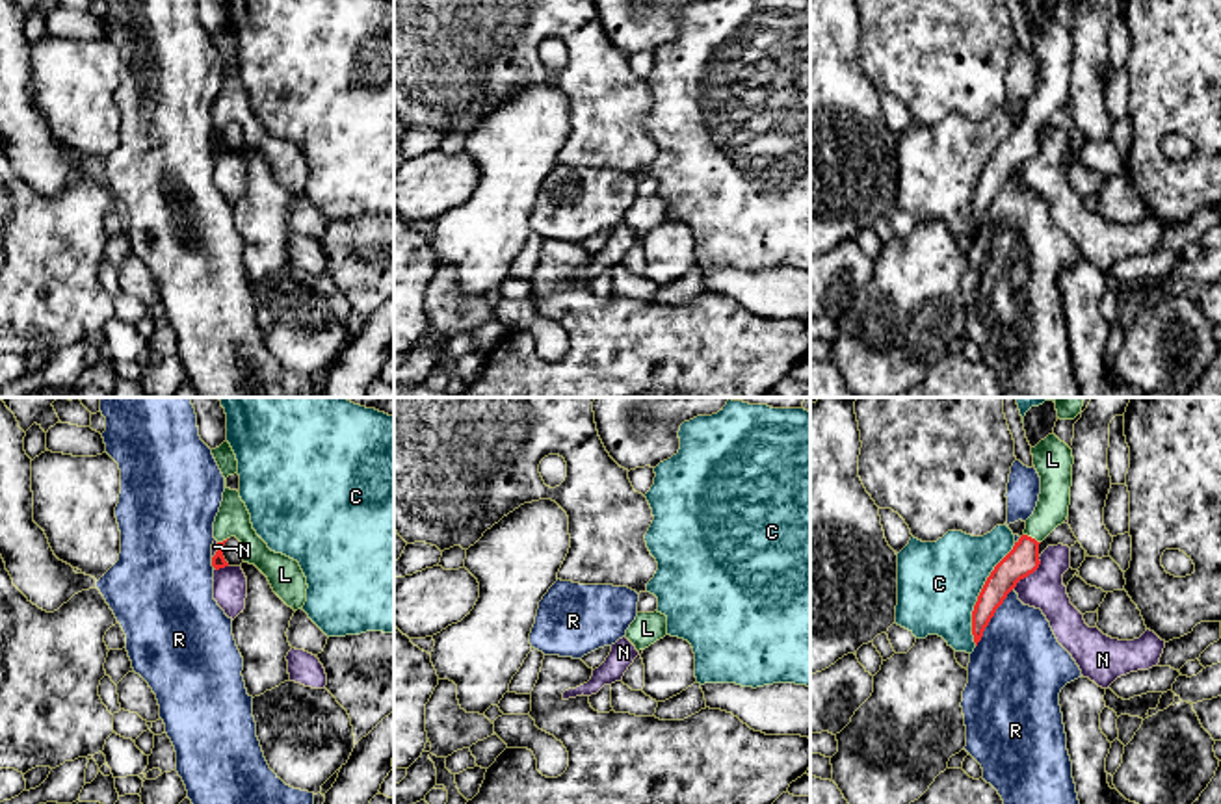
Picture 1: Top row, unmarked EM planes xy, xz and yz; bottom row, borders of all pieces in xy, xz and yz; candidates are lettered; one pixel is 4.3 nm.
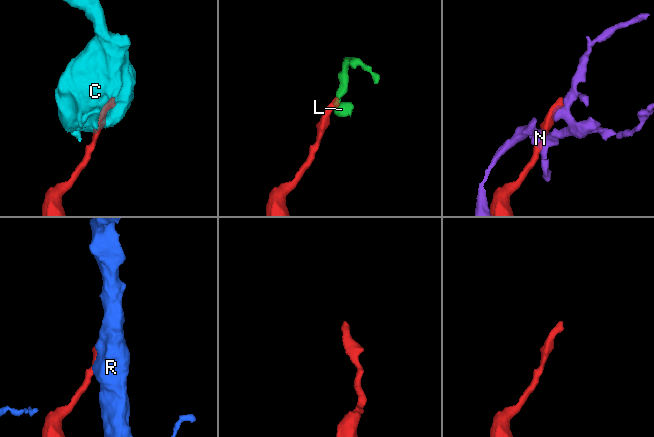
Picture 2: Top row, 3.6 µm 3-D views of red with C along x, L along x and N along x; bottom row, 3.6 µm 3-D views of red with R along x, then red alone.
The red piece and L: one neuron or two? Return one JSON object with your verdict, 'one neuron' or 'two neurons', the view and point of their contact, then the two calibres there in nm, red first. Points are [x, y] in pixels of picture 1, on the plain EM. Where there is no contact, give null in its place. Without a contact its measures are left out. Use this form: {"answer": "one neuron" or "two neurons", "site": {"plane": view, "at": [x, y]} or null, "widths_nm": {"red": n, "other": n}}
{"answer": "one neuron", "site": {"plane": "yz", "at": [1030, 121]}, "widths_nm": {"red": 140, "other": 140}}

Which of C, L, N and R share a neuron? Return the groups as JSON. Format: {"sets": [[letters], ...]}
{"sets": [["C"], ["L"], ["N"], ["R"]]}

